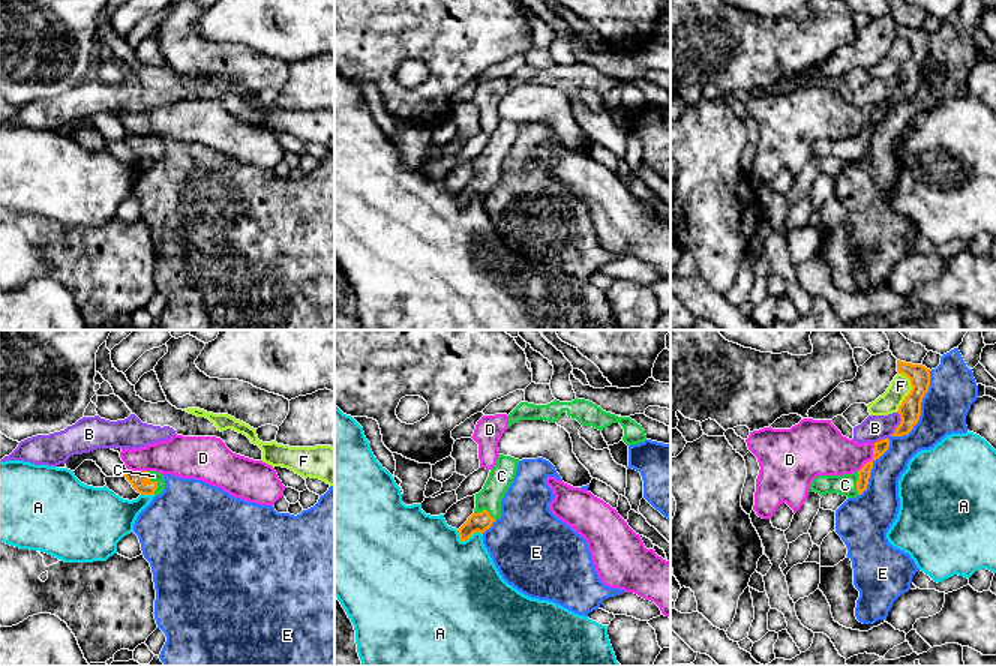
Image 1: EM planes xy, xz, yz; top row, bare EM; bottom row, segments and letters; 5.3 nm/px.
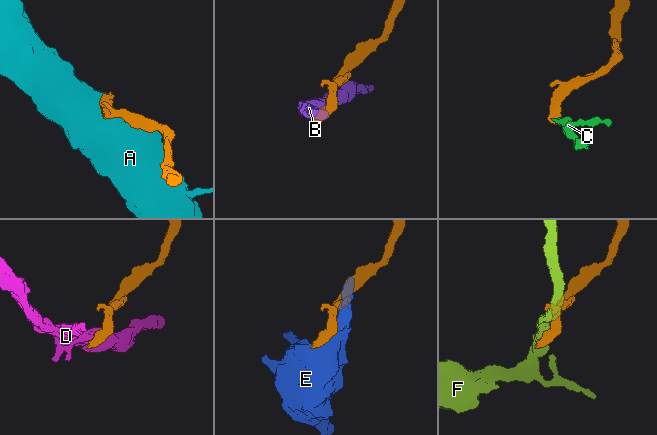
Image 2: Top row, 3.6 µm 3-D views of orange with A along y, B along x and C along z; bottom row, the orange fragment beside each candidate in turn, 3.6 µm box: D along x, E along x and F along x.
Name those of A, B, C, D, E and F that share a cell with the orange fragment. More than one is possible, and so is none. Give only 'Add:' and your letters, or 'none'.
Add: C

